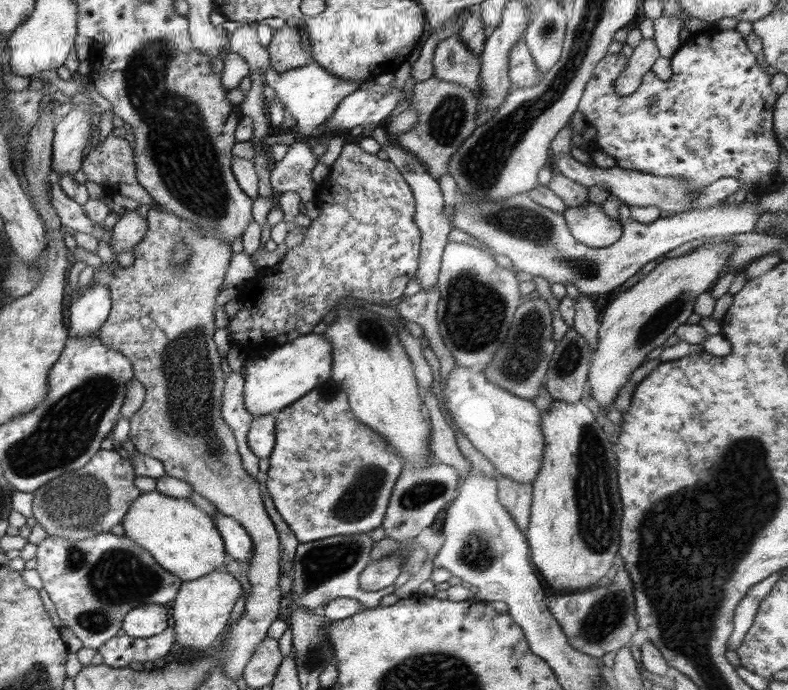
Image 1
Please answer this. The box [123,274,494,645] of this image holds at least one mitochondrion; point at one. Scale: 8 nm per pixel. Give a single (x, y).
(184, 363)

